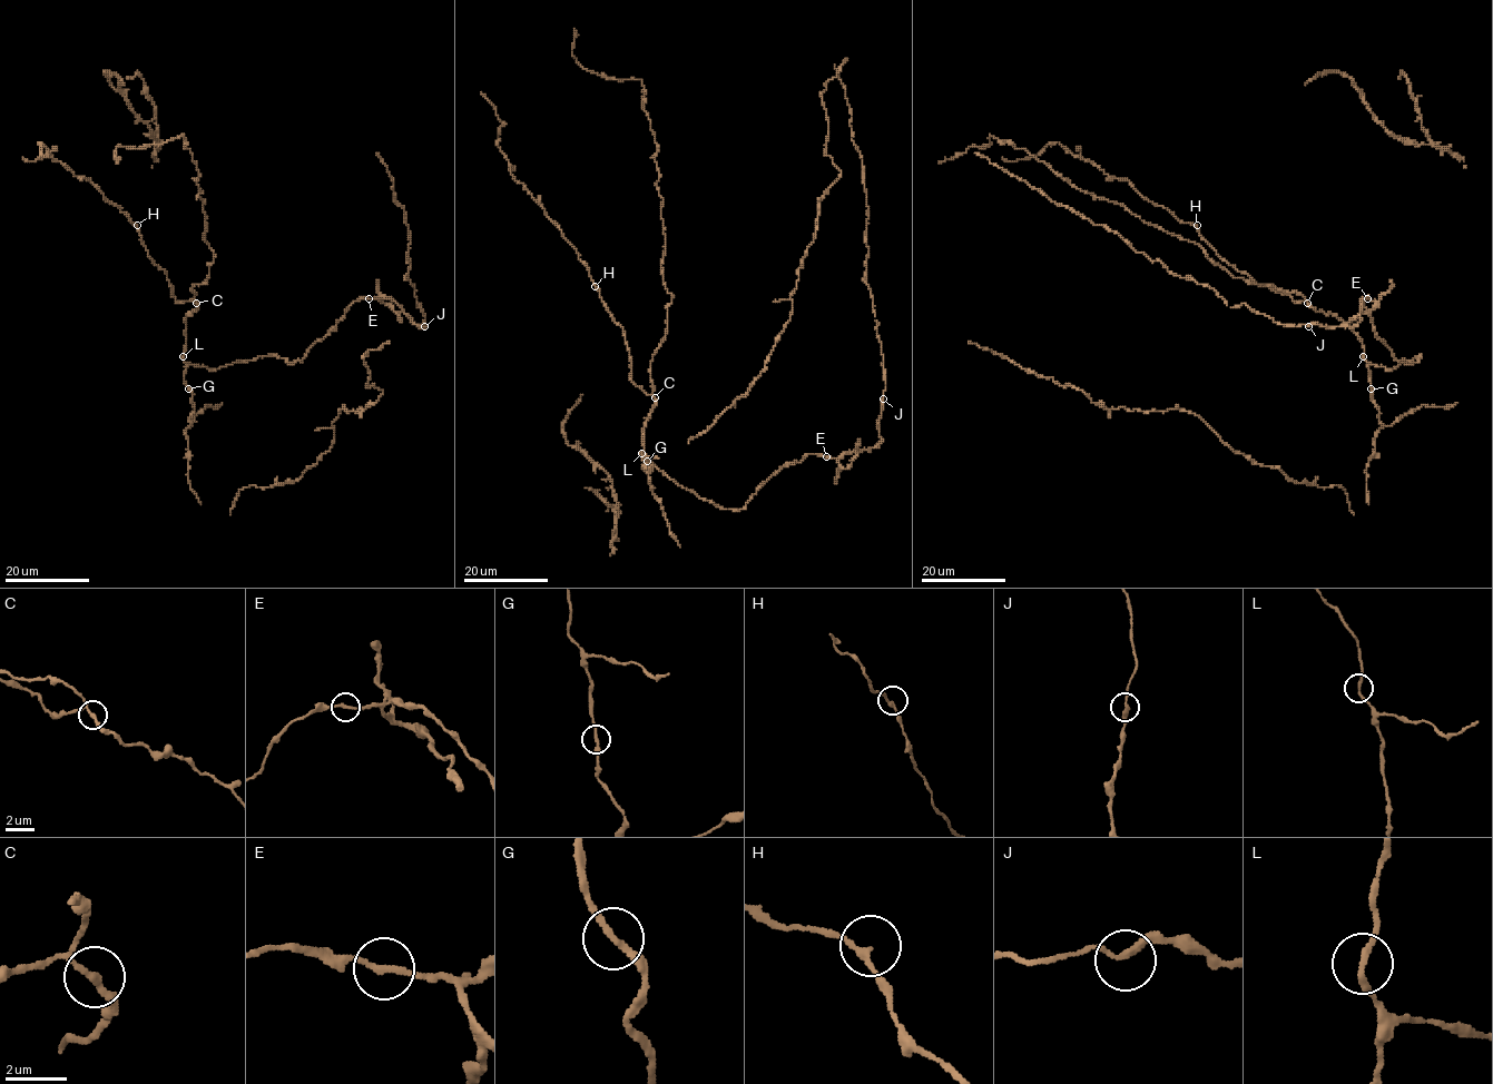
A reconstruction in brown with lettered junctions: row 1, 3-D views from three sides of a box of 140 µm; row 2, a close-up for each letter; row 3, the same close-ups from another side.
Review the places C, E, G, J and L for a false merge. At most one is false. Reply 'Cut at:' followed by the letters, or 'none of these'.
Cut at: none of these

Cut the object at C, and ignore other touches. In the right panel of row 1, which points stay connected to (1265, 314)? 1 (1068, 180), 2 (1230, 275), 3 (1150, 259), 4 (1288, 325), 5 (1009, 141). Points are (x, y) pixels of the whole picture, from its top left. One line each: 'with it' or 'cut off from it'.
1: cut off from it
2: cut off from it
3: with it
4: with it
5: cut off from it

